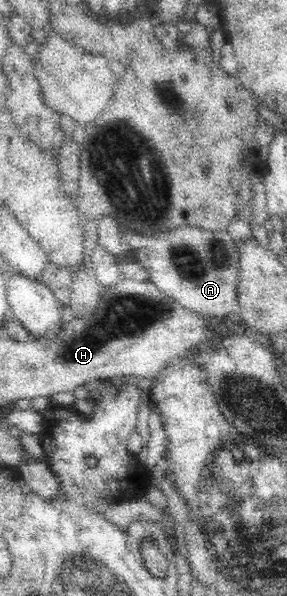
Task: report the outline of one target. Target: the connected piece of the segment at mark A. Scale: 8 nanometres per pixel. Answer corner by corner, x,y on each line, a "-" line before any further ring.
118,226
120,237
130,242
132,247
138,250
138,261
147,269
149,280
156,284
164,294
172,297
185,309
195,311
211,318
224,320
226,315
240,312
238,289
240,289
240,250
236,241
230,237
226,230
200,231
193,227
182,227
178,231
170,233
158,233
154,238
146,238
146,235
137,235
133,231
121,231

